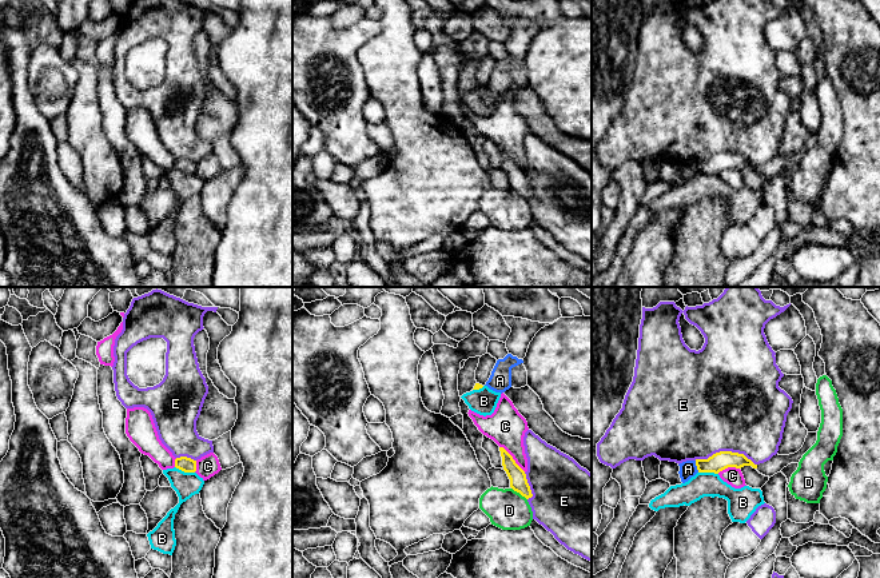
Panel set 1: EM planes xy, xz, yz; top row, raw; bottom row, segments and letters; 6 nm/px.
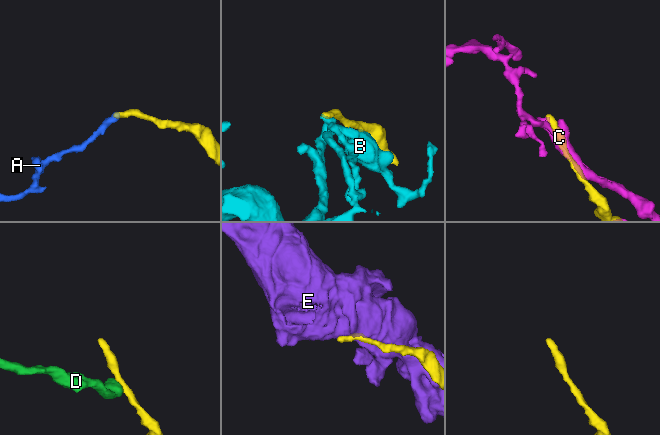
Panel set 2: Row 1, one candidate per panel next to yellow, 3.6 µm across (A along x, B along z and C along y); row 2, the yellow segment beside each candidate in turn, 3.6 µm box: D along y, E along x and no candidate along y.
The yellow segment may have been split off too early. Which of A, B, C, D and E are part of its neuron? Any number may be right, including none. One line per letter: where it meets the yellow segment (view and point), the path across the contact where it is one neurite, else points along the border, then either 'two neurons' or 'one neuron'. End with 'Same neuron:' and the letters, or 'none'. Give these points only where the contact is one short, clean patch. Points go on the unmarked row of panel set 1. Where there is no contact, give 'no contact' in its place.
A: contact yz (696, 166); border yz (695, 162), (699, 172); two neurons
B: contact xy (184, 172); two neurons
C: contact xz (512, 159); two neurons
D: contact xz (520, 194); border xz (512, 188), (526, 200); two neurons
E: contact yz (725, 152); two neurons
Same neuron: none

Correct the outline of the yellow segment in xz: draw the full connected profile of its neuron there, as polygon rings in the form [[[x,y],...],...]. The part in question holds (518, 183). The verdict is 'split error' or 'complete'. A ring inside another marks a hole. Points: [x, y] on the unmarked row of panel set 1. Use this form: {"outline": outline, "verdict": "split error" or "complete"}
{"outline": [[[499,148],[502,158],[502,167],[510,180],[510,188],[519,194],[526,200],[531,199],[531,191],[526,180],[525,172],[515,164],[513,158],[503,150]]], "verdict": "complete"}

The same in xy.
{"outline": [[[180,158],[175,160],[175,168],[184,174],[195,174],[196,172],[196,162]]], "verdict": "complete"}

